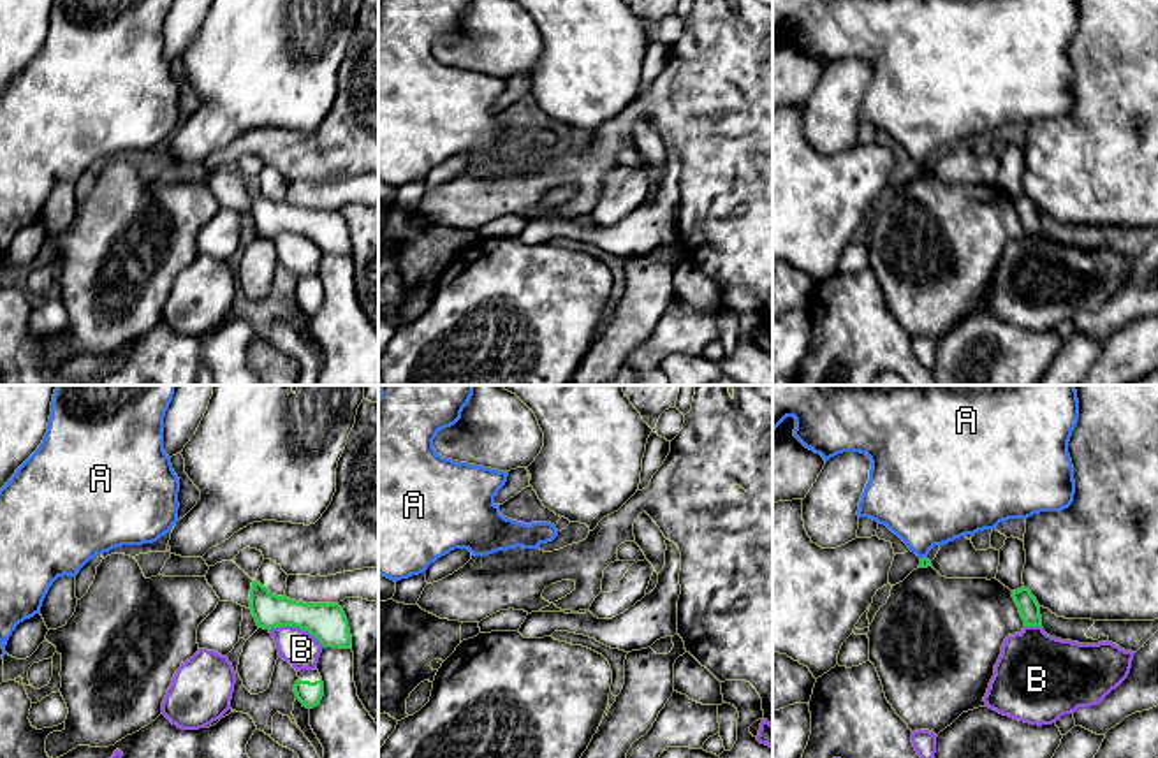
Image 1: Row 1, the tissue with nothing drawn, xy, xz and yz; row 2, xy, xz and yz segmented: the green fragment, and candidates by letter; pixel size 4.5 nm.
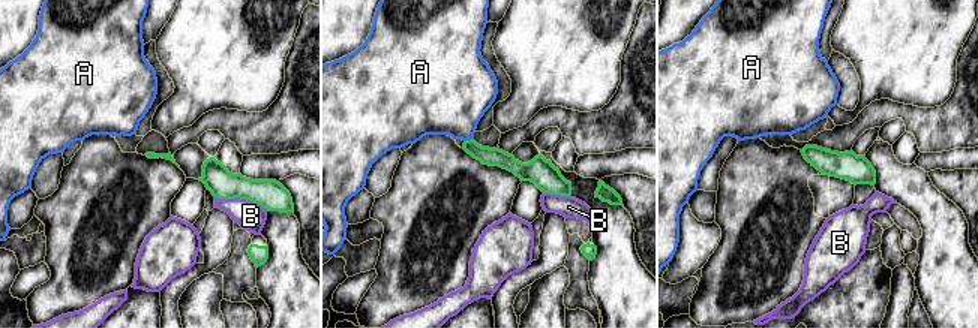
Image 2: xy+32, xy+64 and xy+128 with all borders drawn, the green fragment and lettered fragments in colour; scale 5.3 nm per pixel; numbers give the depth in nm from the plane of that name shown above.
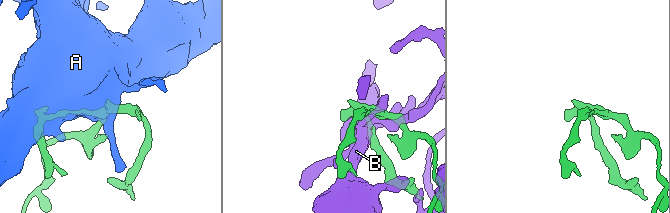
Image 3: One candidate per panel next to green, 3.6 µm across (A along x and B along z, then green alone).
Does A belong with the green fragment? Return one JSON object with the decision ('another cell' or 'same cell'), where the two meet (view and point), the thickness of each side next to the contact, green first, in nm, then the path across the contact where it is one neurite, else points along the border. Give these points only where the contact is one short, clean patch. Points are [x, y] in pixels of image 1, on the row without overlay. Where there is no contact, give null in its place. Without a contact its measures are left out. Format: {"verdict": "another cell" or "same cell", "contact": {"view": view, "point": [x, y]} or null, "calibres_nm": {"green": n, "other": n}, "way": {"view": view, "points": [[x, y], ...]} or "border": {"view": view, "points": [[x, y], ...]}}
{"verdict": "same cell", "contact": {"view": "yz", "point": [924, 164]}, "calibres_nm": {"green": 50, "other": 400}, "way": {"view": "yz", "points": [[924, 167], [924, 164], [926, 109]]}}

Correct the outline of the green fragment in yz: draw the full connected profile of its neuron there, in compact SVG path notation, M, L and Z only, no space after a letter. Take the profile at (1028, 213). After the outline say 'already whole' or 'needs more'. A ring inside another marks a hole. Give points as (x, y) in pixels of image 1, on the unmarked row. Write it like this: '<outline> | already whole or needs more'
M1028 193L1012 197L1012 204L1019 215L1024 232L1042 232L1040 211Z | already whole

